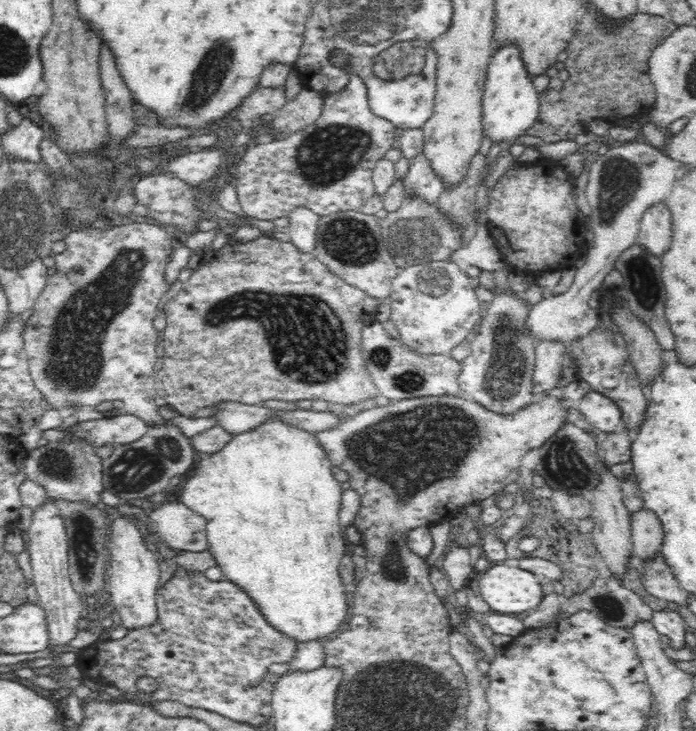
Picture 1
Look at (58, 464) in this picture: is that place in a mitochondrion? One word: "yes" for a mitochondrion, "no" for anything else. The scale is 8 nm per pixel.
yes

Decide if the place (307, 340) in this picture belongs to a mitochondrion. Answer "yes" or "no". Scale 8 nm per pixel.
yes

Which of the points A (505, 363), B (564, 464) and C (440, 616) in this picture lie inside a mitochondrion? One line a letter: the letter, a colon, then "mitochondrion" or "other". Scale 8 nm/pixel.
A: mitochondrion
B: mitochondrion
C: other

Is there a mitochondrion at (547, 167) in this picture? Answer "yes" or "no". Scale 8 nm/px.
no

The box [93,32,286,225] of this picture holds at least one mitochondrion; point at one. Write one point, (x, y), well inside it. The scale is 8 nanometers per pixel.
(204, 85)

